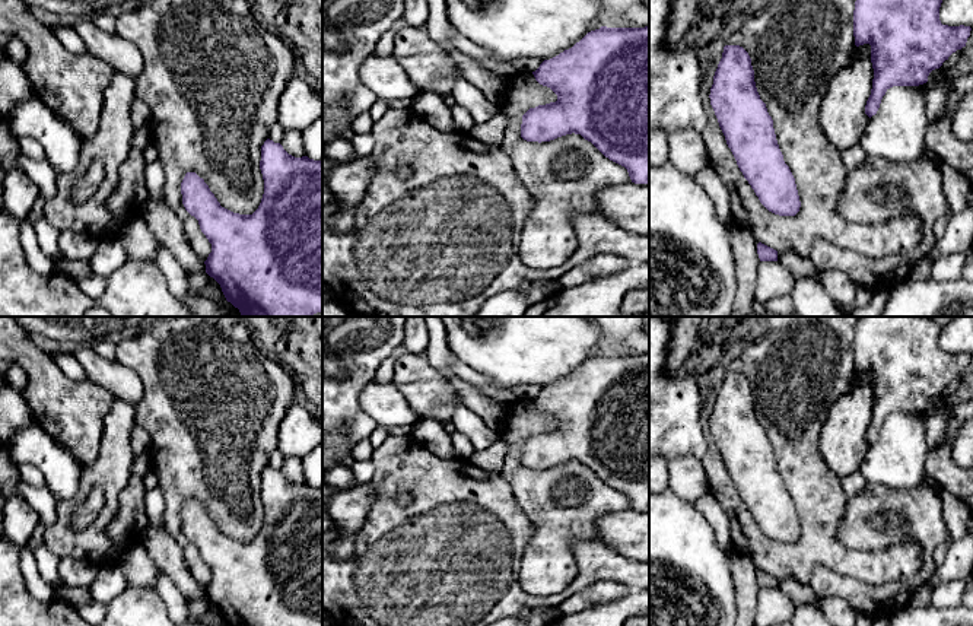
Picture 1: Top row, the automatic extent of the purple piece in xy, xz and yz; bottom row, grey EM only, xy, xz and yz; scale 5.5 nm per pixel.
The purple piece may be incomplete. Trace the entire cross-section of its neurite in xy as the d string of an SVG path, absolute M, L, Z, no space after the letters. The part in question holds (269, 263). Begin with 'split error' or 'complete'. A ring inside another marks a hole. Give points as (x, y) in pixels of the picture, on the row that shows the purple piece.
complete | M267 139L261 146L260 169L264 194L252 215L222 207L203 178L195 172L185 174L181 182L182 204L212 244L204 261L206 273L220 285L226 301L242 317L312 317L322 312L322 161L295 158L280 143Z

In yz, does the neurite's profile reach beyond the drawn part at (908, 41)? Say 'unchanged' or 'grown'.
unchanged

